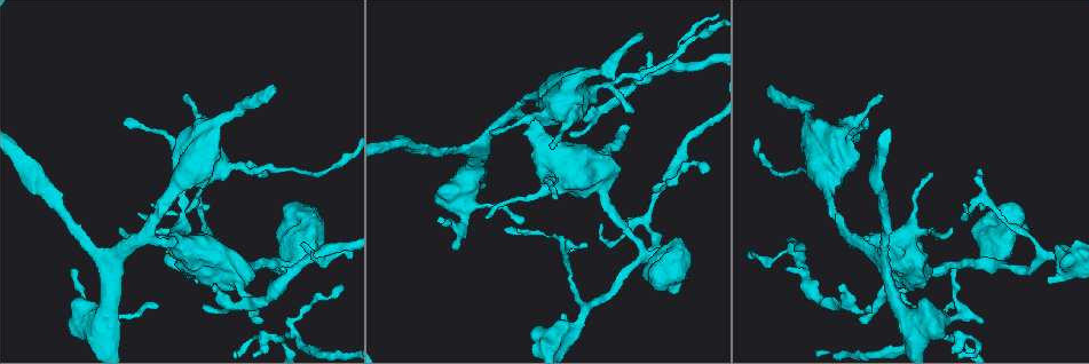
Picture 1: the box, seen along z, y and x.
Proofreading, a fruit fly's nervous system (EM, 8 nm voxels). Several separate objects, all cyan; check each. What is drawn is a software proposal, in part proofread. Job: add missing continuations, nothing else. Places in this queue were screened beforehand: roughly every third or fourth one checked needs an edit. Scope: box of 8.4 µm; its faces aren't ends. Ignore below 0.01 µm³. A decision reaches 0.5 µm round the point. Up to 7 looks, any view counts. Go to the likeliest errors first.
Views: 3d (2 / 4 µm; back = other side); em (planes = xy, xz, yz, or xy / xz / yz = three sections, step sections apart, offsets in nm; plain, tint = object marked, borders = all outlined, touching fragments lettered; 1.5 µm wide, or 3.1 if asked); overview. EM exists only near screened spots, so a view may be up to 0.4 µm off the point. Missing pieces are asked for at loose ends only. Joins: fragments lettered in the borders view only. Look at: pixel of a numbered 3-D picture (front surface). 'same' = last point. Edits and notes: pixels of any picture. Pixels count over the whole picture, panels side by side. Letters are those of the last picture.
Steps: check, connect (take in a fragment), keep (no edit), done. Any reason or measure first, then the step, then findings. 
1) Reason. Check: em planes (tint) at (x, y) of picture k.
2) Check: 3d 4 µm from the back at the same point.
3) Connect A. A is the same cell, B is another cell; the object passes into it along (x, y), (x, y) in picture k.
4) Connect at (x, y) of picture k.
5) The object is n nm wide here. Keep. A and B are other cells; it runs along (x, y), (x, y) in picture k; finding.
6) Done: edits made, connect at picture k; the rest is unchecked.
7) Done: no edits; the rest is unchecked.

An open end. Check: em xz step 4 (tint) at (263, 318) of picture 1.

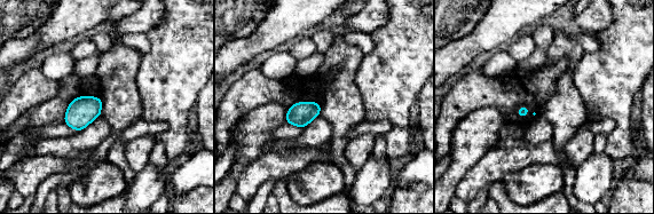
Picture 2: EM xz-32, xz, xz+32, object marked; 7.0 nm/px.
Check: em planes (borders) at the same point.

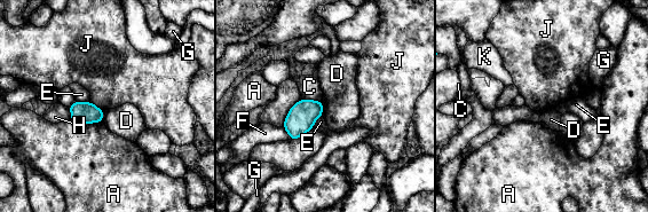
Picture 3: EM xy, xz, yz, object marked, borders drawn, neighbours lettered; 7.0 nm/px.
The object is 160 nm wide here. Keep. A, C, D, E, F, G, H, J and K are other cells; a border runs along (91, 101), (103, 111) in picture 3; none of them fits.

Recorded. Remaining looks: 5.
Tapers out. Check: em xz step 4 (tint) at (283, 267) of picture 1.

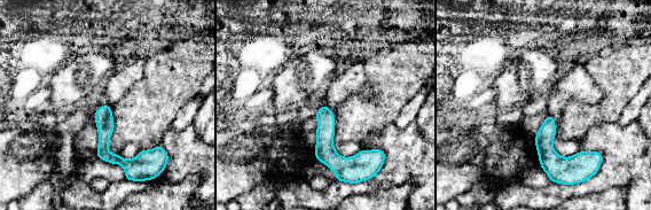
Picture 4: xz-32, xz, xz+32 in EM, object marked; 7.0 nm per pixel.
Another direction. Check: em yz step 4 (tint) at the same point.

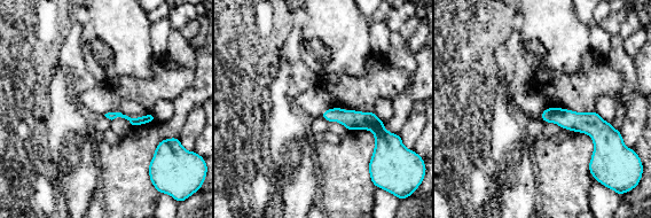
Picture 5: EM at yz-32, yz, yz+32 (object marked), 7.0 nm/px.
Check: em yz step 4 (borders) at the same point.

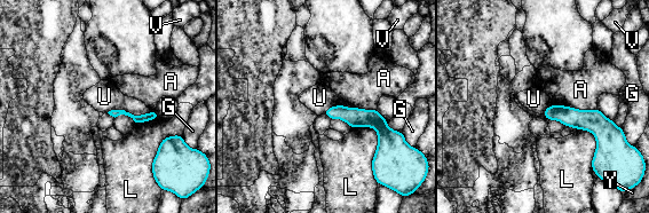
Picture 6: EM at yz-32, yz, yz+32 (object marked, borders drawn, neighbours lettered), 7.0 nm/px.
Keep. A, G, L, U, V and Y are other cells; a border runs along (552, 104), (596, 109) in picture 6; no lettered fragment goes on from it.

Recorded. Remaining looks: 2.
Done: no edits; the rest is unchecked.

